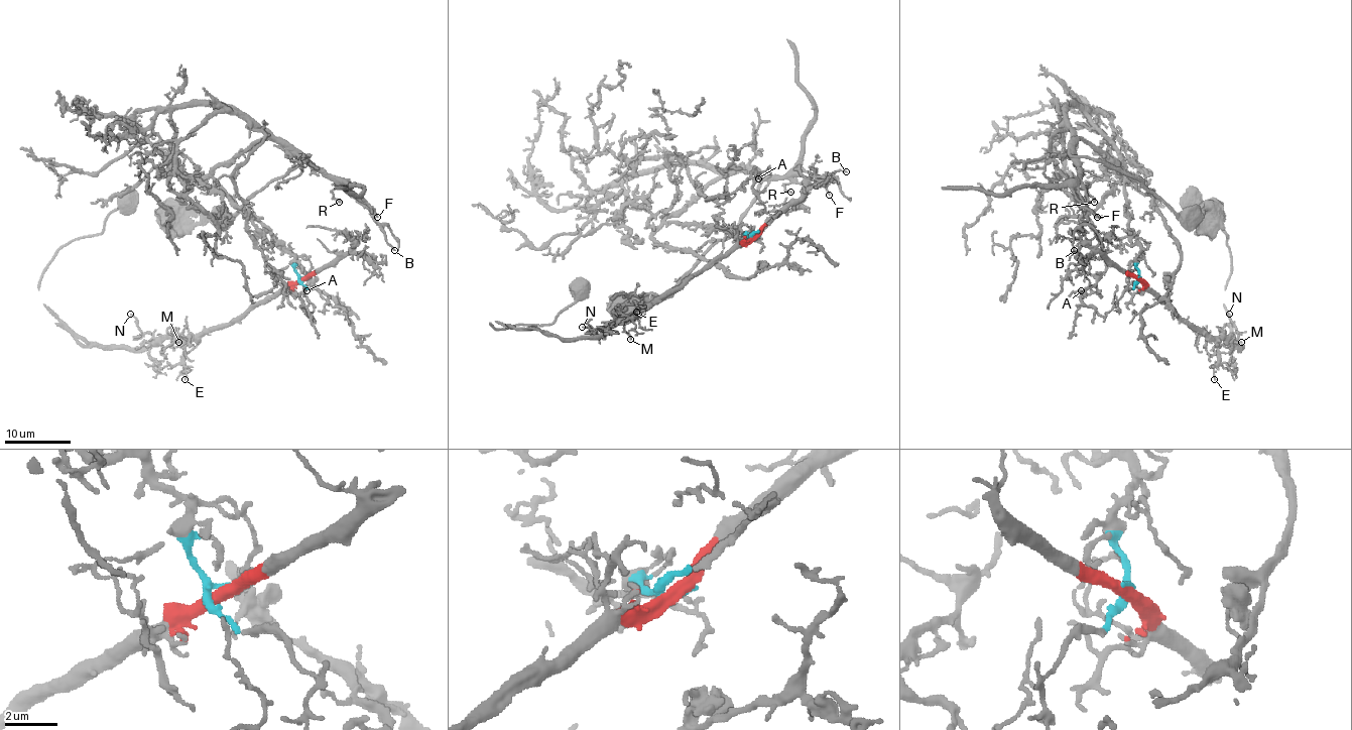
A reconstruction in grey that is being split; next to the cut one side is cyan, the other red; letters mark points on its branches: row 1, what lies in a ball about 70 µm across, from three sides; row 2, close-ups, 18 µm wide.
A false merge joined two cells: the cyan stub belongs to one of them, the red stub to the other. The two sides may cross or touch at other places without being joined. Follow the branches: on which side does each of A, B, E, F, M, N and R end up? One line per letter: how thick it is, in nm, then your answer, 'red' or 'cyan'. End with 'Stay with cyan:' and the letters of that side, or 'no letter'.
A: calibre 170 nm; cyan
B: calibre 150 nm; cyan
E: calibre 110 nm; red
F: calibre 110 nm; cyan
M: calibre 140 nm; red
N: calibre 110 nm; red
R: calibre 200 nm; cyan
Stay with cyan: A, B, F, R

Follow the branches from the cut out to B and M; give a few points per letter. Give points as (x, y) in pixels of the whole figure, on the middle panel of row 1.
B: (755, 237), (663, 220), (737, 172), (821, 186), (836, 170), (846, 172)
M: (755, 237), (715, 257), (679, 286), (650, 301), (625, 325), (624, 330), (630, 340)

